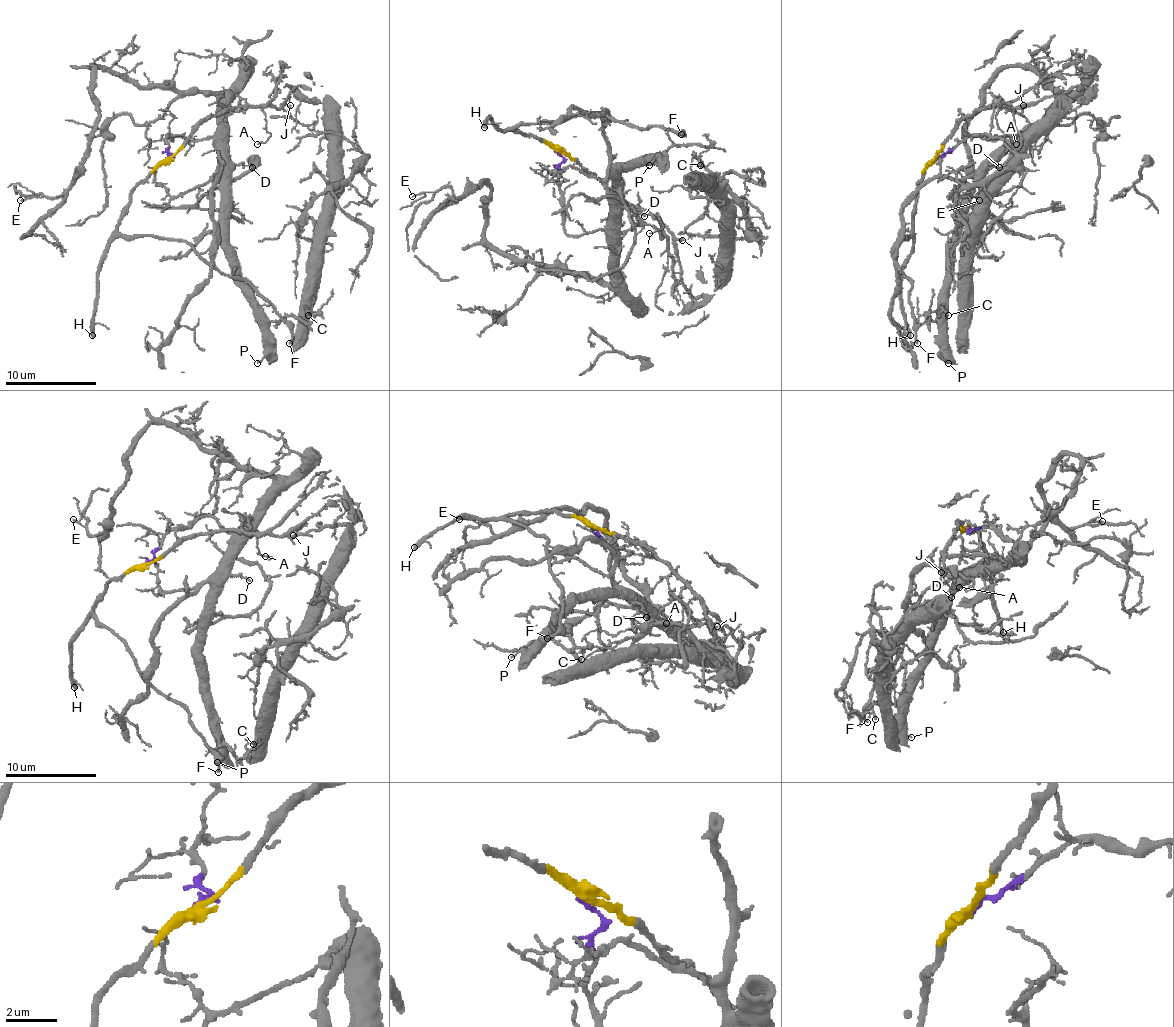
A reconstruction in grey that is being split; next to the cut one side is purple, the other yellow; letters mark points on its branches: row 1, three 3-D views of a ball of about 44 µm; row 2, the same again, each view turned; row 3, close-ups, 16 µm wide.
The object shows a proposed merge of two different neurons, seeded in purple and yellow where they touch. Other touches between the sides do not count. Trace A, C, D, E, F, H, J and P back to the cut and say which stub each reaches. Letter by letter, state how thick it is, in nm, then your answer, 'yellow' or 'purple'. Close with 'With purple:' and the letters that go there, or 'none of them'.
A: 90 nm thick; yellow
C: 70 nm thick; purple
D: 120 nm thick; purple
E: 100 nm thick; purple
F: 160 nm thick; yellow
H: 280 nm thick; yellow
J: 110 nm thick; yellow
P: 80 nm thick; purple
With purple: C, D, E, P

